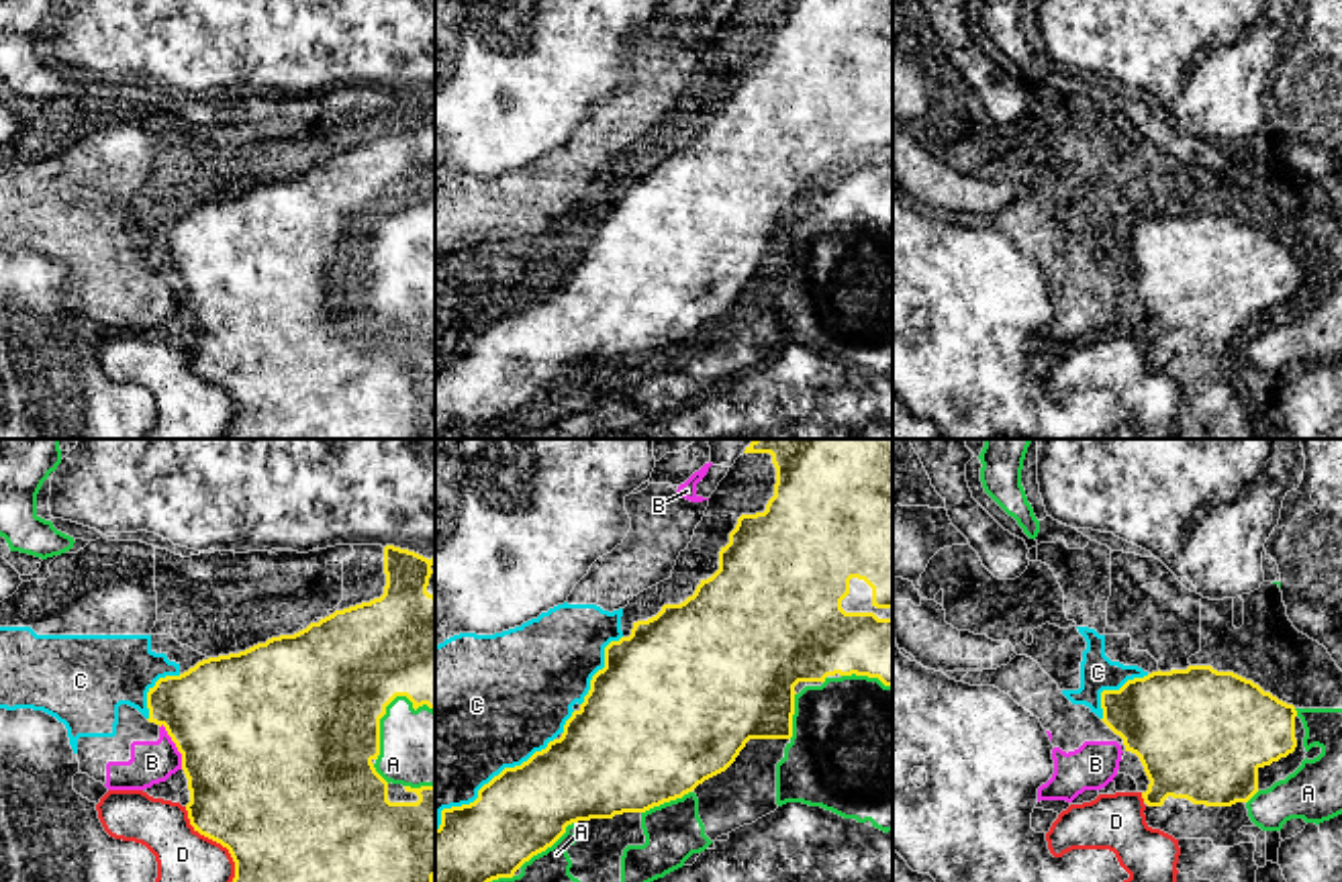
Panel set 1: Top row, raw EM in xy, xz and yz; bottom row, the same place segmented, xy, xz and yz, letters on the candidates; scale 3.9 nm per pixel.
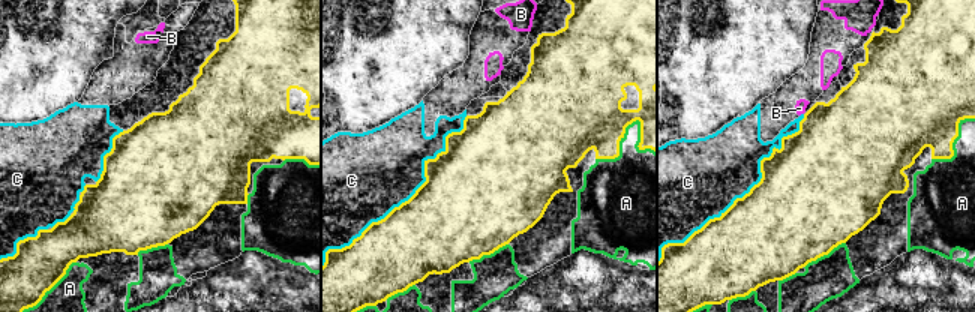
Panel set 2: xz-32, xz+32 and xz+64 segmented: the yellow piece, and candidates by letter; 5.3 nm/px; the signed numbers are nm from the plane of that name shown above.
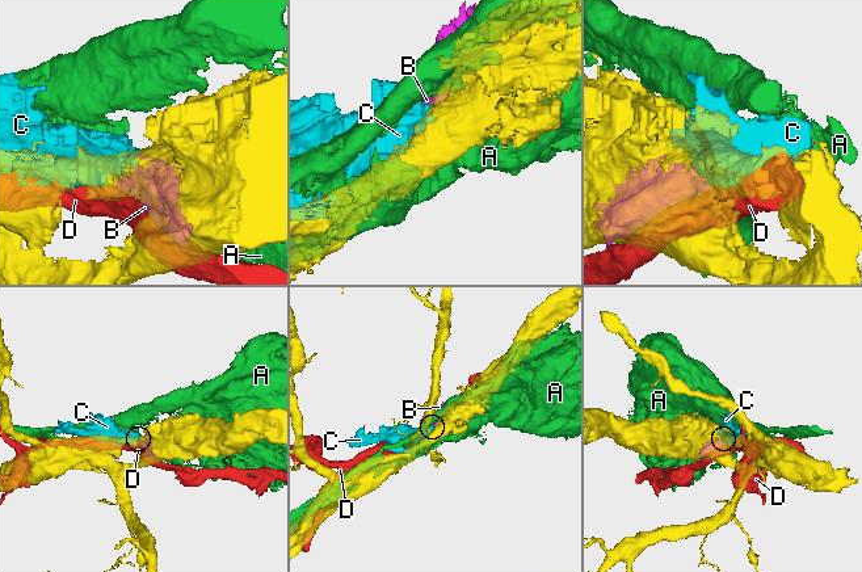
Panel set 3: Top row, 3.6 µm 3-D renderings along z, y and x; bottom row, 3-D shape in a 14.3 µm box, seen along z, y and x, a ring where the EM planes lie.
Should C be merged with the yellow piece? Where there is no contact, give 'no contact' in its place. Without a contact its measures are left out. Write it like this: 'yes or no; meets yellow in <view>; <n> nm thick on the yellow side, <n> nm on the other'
no; meets yellow in xz; 360 nm thick on the yellow side, 500 nm on the other

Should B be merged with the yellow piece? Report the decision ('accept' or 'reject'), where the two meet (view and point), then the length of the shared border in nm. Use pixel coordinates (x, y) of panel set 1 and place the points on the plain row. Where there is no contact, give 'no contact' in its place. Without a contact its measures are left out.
reject; contact xy (176, 288); length 200 nm

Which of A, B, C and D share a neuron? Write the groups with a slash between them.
A / B C / D

